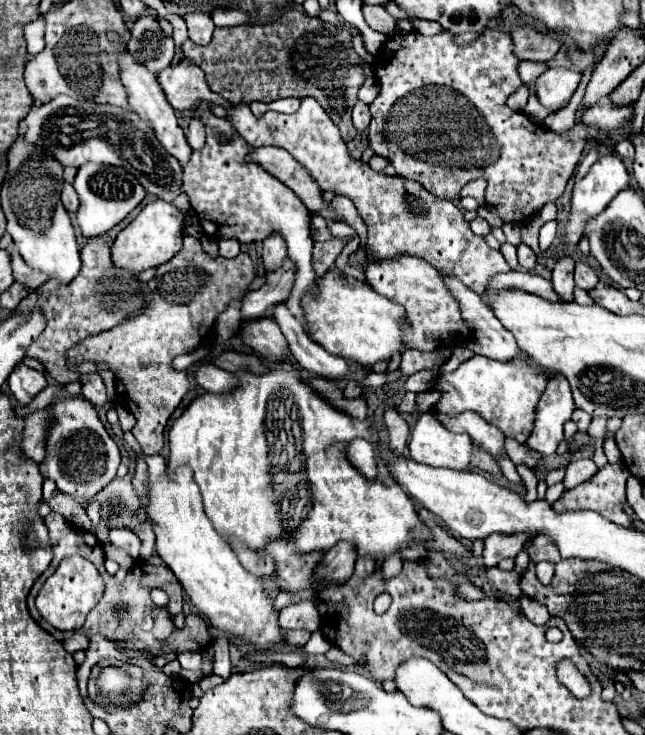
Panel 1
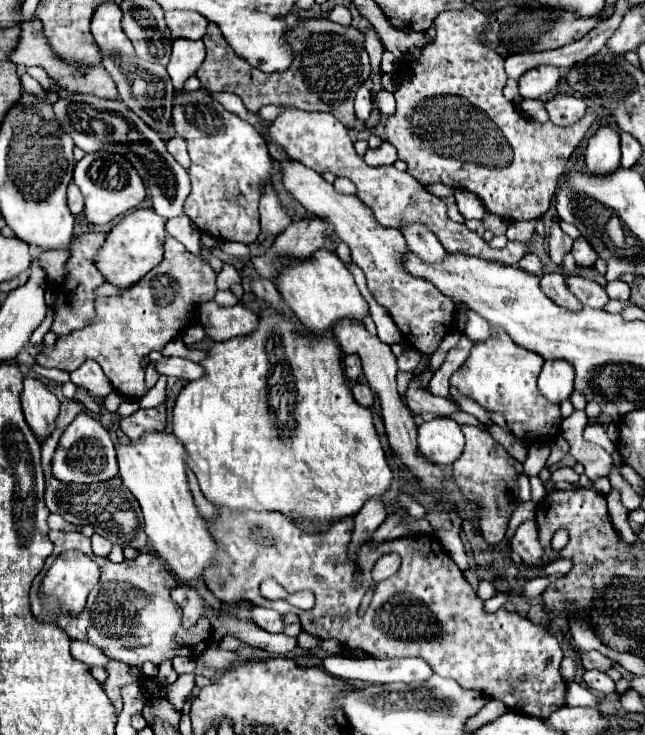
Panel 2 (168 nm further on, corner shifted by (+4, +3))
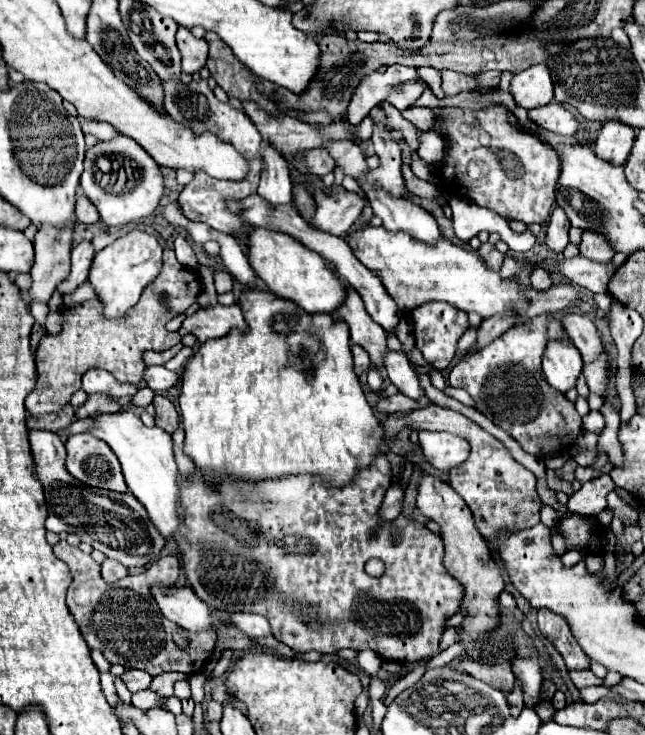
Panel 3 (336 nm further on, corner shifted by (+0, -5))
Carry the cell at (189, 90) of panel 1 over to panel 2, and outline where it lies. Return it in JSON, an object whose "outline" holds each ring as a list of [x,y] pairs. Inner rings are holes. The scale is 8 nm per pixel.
{"outline":[[[177,38],[173,42],[171,60],[167,64],[167,72],[171,76],[173,88],[181,90],[185,80],[199,70],[203,60],[205,60],[205,44],[203,44],[203,40],[193,42],[193,40]]]}

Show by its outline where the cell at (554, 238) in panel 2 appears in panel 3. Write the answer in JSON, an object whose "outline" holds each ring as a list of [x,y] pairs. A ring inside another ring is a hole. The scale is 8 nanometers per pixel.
{"outline":[[[557,206],[549,218],[547,240],[545,240],[547,246],[555,252],[563,252],[563,248],[569,244],[569,238],[567,238],[569,228],[571,228],[571,224],[569,224],[569,218],[565,216],[565,210]]]}

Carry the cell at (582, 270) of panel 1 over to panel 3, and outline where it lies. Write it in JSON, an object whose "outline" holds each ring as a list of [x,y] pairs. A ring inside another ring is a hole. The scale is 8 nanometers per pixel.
{"outline":[[[583,230],[583,240],[581,240],[579,248],[581,248],[581,256],[597,260],[597,262],[609,262],[615,254],[609,238],[605,234],[593,232],[593,230]]]}

